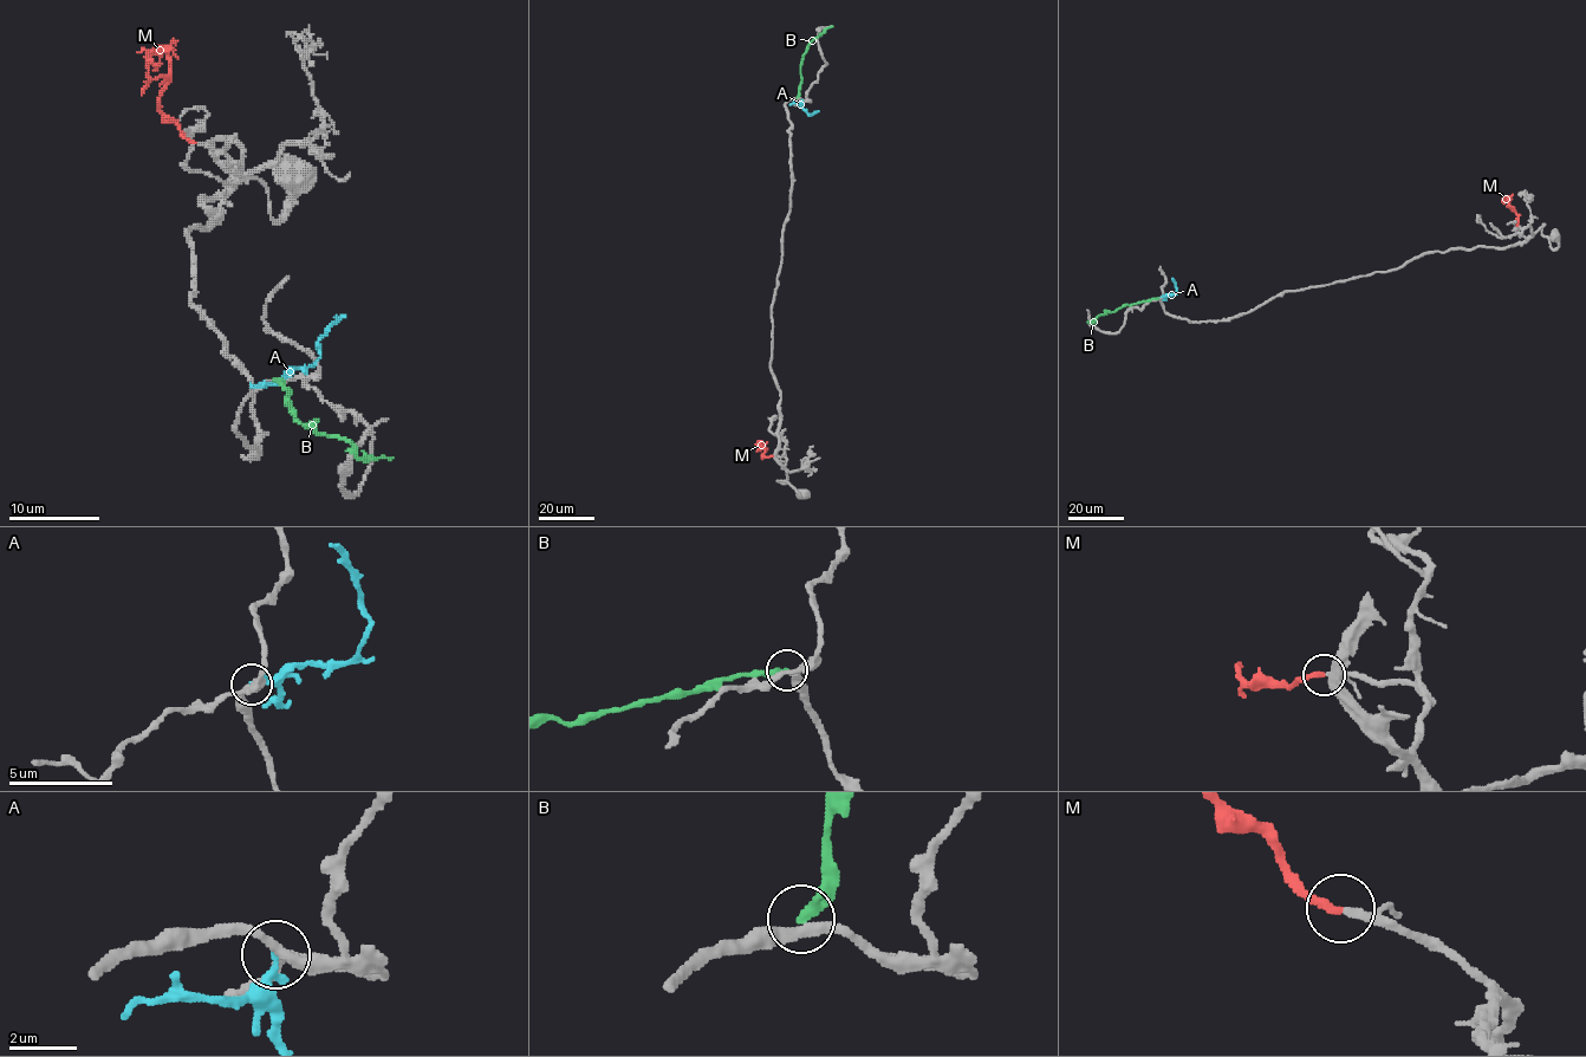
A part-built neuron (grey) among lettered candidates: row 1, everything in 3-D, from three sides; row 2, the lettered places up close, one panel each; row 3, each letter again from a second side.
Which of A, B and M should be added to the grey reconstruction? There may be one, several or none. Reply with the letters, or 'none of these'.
M

